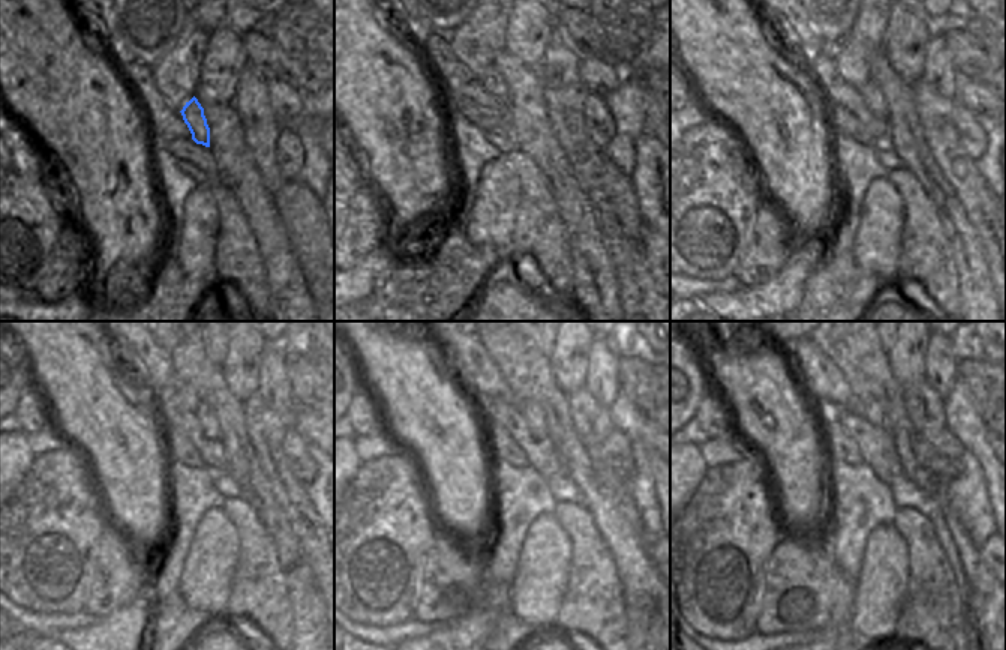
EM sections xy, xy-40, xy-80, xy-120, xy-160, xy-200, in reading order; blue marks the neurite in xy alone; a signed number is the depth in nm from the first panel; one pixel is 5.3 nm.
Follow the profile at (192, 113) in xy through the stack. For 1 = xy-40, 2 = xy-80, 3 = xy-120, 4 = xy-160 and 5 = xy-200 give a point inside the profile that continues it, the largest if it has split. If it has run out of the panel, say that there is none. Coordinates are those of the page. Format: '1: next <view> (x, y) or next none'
1: next xy-40 (529, 114)
2: next xy-80 (858, 117)
3: next xy-120 (183, 452)
4: next xy-160 (504, 448)
5: next xy-200 (838, 446)

